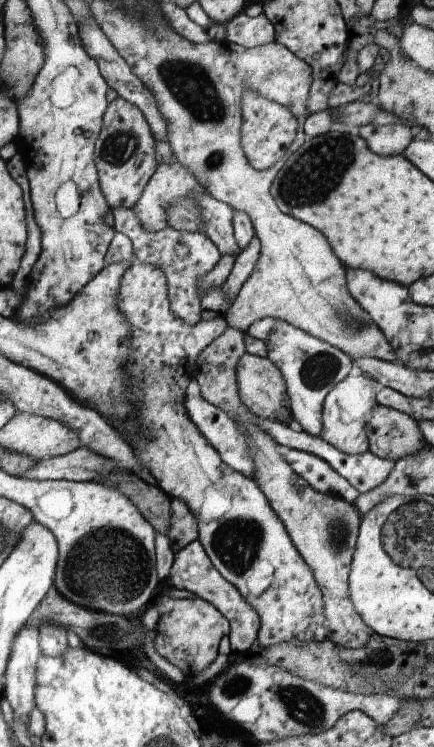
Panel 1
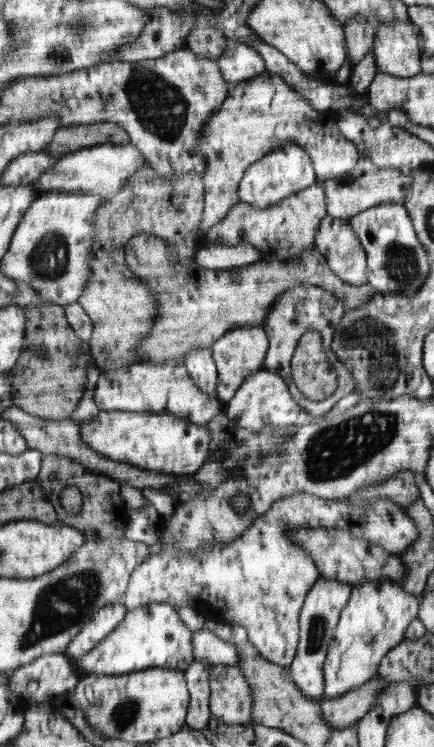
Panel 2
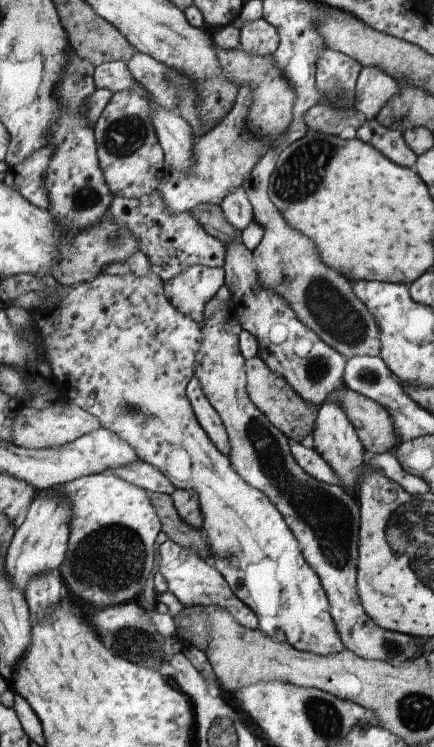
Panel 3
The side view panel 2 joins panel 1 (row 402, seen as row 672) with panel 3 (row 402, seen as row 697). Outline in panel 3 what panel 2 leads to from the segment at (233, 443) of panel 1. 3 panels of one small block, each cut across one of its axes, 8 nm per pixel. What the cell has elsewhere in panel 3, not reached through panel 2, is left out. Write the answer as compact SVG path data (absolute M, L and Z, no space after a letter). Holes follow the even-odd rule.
M194 378L187 385L186 392L187 397L190 398L191 408L194 410L199 424L207 432L207 436L214 442L216 449L228 457L230 455L231 445L226 428L218 412L214 410L210 402L206 399L200 382Z

